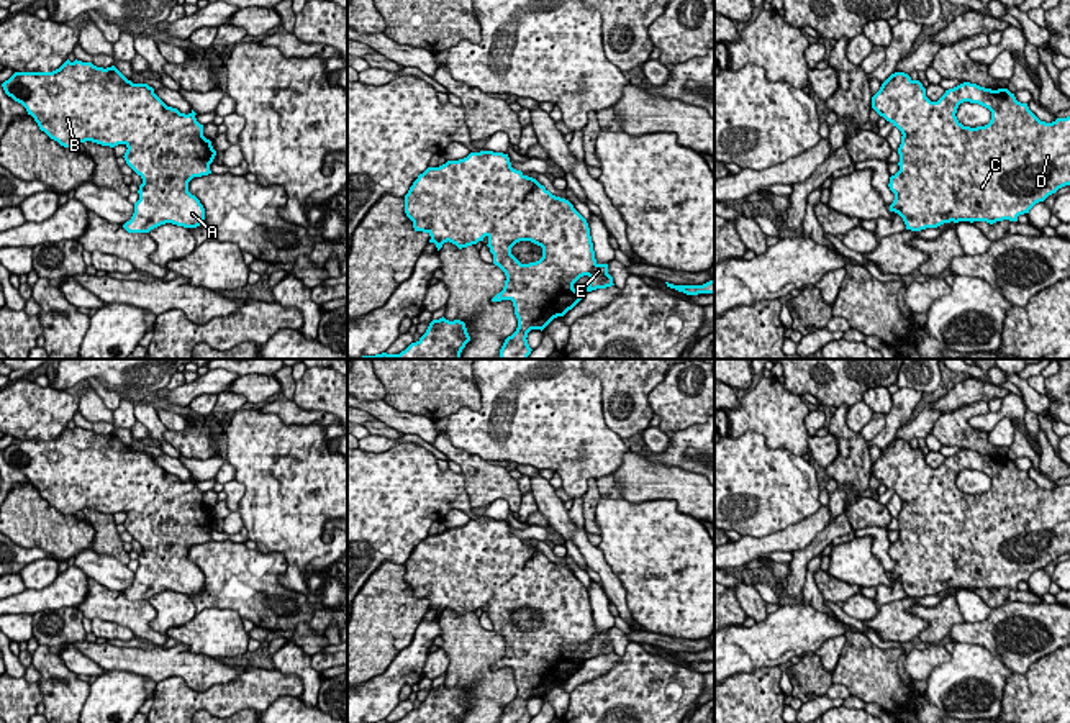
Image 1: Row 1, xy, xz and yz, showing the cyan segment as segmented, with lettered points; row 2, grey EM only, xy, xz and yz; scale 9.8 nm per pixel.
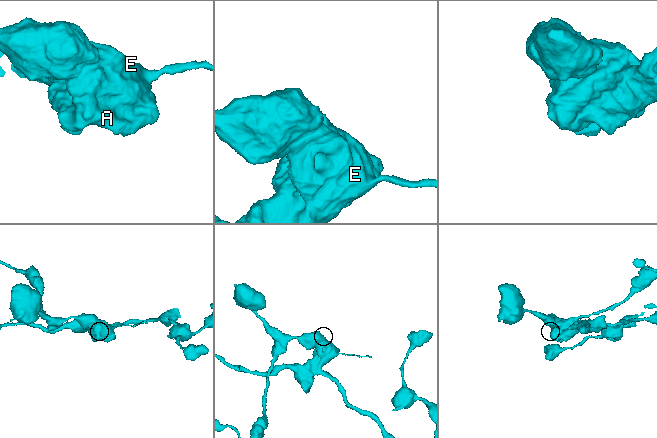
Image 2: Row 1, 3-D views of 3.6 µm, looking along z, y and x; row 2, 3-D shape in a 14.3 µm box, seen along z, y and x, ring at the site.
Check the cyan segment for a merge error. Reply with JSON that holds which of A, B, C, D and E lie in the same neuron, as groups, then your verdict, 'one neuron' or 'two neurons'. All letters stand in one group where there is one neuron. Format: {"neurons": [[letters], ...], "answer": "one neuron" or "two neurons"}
{"neurons": [["A", "C", "D", "E"], ["B"]], "answer": "two neurons"}

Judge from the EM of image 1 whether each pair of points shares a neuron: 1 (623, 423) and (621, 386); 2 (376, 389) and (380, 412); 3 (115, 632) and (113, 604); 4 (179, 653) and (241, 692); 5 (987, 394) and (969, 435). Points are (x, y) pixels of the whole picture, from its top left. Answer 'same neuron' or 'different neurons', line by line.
1: same neuron
2: different neurons
3: different neurons
4: different neurons
5: different neurons

